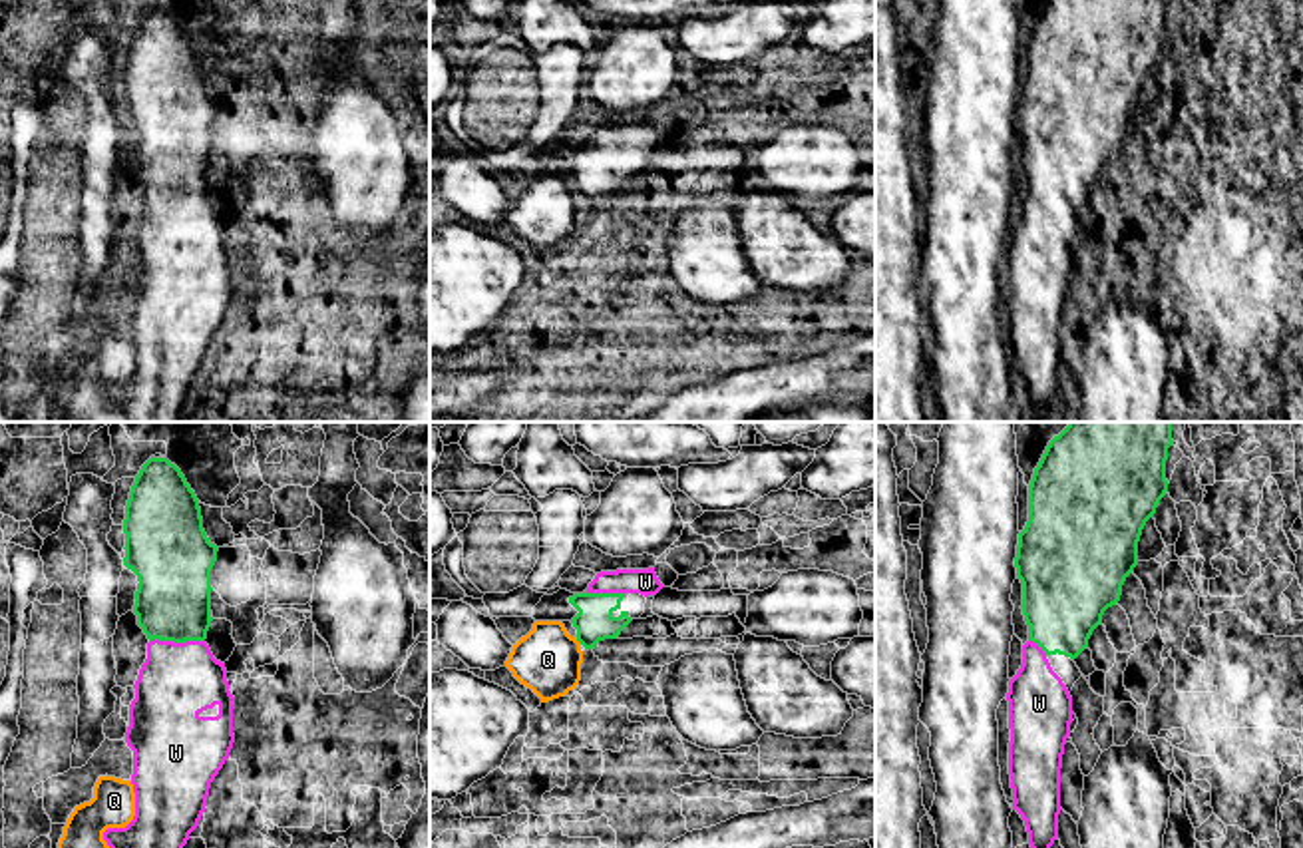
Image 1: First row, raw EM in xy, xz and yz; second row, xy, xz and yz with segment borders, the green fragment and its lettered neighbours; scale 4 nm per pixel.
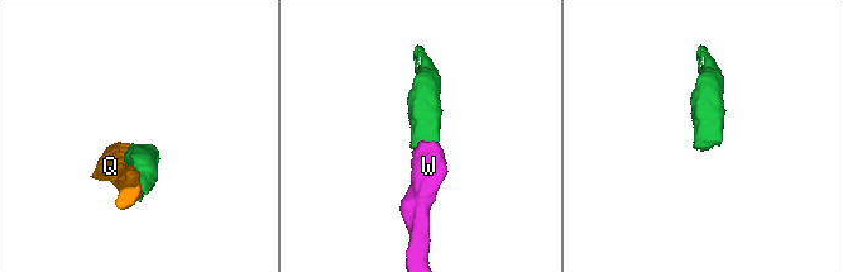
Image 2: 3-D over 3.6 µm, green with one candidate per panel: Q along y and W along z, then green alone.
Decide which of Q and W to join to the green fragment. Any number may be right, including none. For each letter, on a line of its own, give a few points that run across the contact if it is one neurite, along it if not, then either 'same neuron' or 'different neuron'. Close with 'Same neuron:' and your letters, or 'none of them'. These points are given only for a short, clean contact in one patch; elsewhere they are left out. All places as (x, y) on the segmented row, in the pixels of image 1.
Q: different neuron
W: xy (174, 596), (178, 641), (178, 681) | same neuron
Same neuron: W

